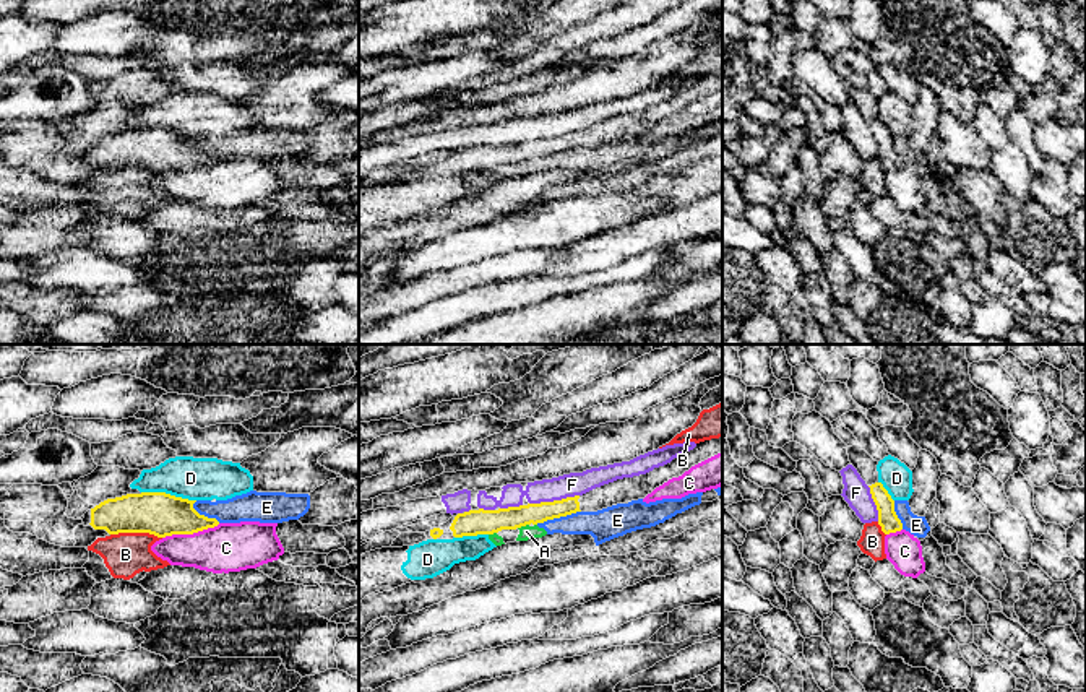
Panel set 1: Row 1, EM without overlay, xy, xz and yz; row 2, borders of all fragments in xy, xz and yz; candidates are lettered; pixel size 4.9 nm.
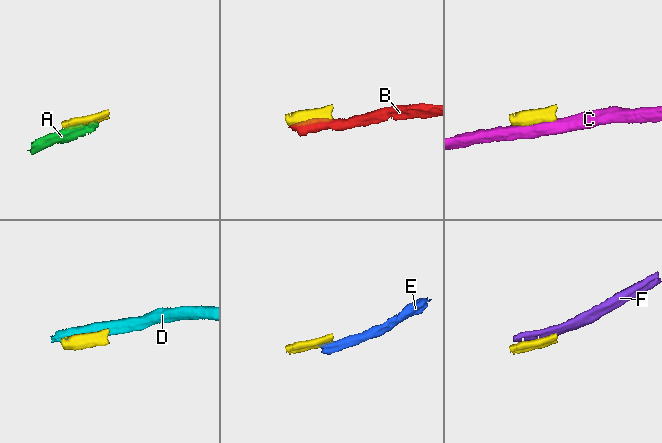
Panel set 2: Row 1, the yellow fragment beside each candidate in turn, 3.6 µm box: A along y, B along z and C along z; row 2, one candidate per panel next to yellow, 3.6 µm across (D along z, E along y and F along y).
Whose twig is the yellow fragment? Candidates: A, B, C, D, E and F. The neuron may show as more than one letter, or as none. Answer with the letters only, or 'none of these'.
none of these

